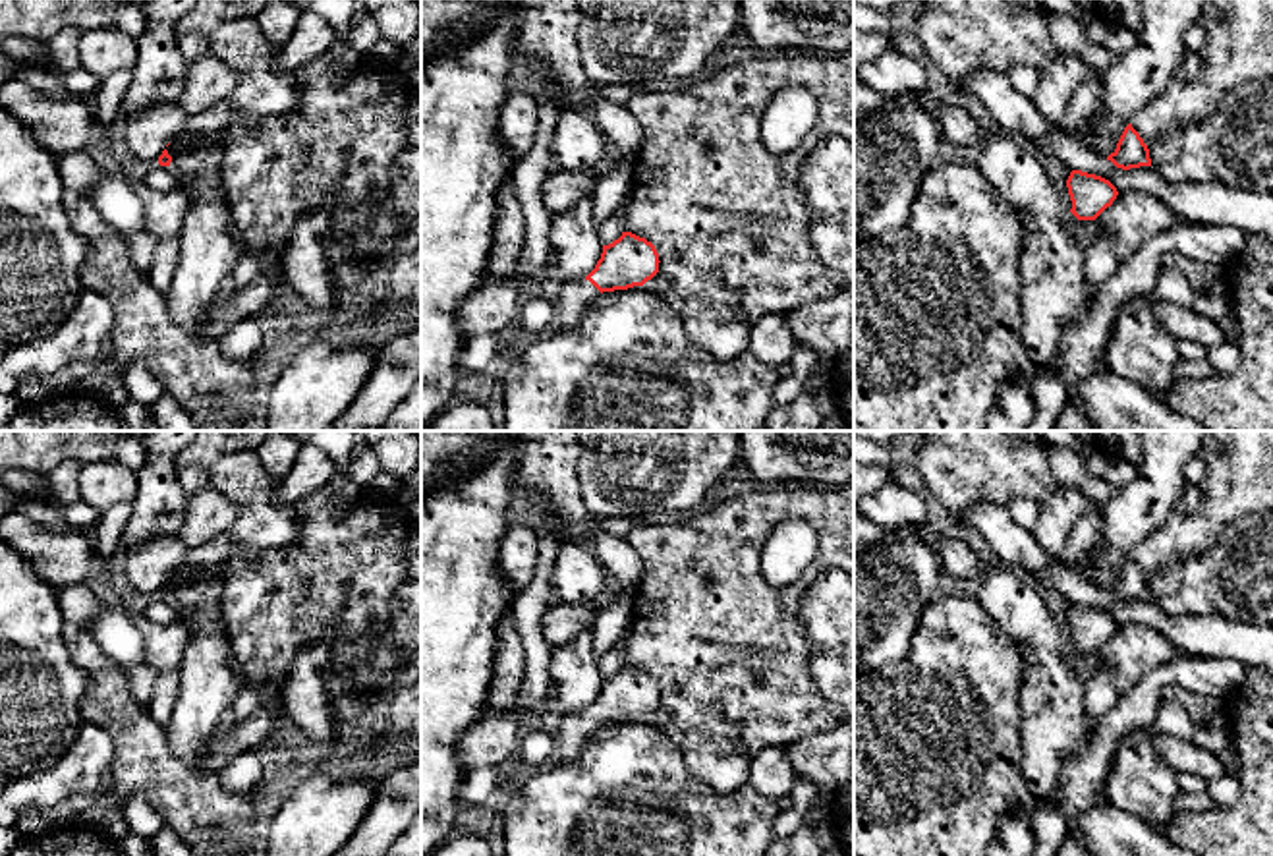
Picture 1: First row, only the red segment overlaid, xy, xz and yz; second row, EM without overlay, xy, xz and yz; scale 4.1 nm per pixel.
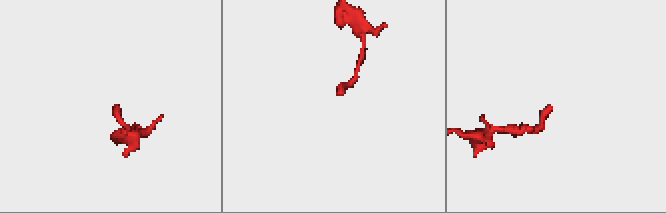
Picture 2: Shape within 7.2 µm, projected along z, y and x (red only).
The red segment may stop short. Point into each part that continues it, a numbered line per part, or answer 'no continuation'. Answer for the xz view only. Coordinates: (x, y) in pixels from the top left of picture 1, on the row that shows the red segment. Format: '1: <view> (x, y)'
1: xz (576, 296)

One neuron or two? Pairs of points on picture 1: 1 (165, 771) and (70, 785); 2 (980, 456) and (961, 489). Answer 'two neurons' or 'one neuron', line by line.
1: two neurons
2: one neuron

